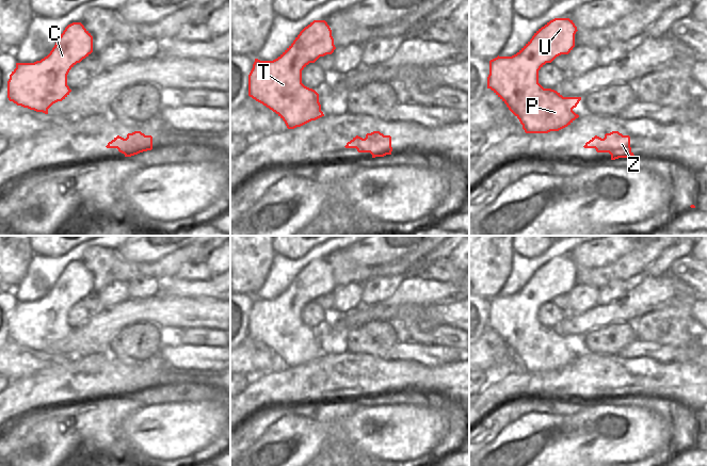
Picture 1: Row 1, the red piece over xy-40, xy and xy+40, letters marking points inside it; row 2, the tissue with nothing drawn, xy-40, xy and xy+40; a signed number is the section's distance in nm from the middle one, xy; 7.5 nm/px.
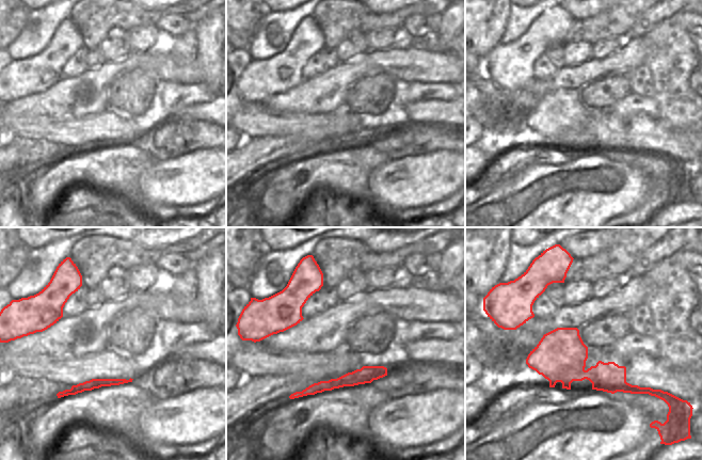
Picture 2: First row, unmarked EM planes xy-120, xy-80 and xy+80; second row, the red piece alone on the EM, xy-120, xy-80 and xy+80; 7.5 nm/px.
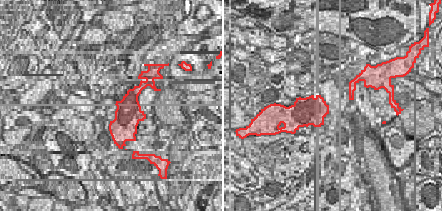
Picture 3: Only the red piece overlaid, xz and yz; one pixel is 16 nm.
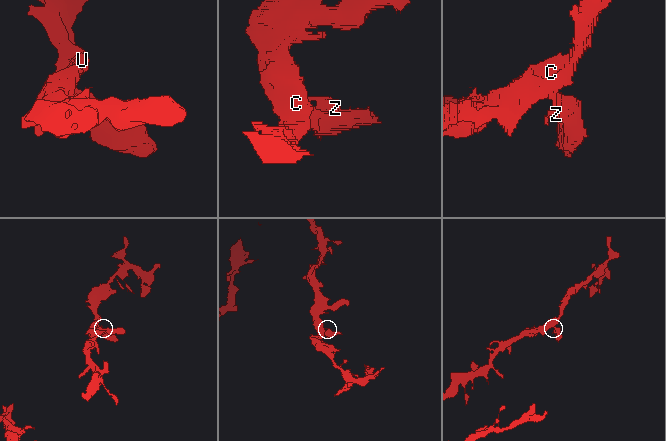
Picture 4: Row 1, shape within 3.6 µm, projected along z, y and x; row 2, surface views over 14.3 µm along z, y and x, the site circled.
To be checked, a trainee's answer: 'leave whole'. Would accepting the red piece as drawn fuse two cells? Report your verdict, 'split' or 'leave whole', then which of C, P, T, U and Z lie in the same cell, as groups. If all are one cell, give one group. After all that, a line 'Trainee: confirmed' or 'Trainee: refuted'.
leave whole | C P T U Z
Trainee: confirmed

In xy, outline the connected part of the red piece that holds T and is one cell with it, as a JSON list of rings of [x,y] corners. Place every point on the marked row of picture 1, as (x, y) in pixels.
[[[314,20],[277,59],[255,59],[248,75],[248,96],[275,112],[288,129],[324,116],[319,94],[302,83],[302,70],[335,49],[327,22]]]

